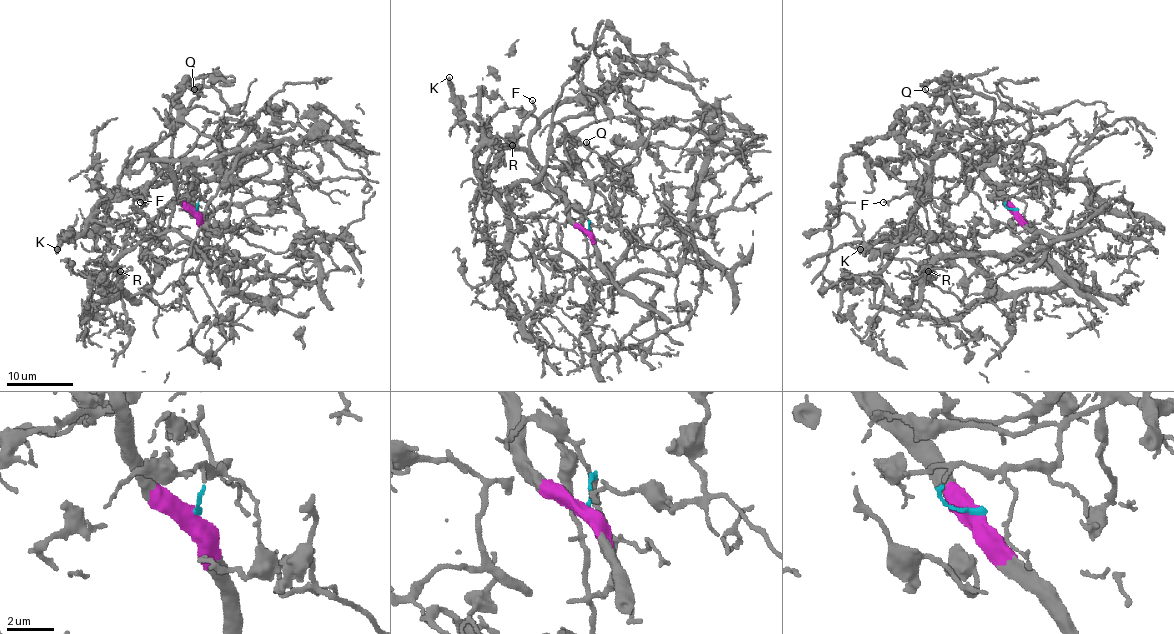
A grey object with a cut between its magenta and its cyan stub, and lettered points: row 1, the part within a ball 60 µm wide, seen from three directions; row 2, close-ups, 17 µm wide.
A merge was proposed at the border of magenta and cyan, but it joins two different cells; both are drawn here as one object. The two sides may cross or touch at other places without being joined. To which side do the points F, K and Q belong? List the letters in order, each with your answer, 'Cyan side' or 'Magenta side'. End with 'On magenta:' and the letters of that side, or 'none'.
F: Magenta side
K: Magenta side
Q: Magenta side
On magenta: F, K, Q

